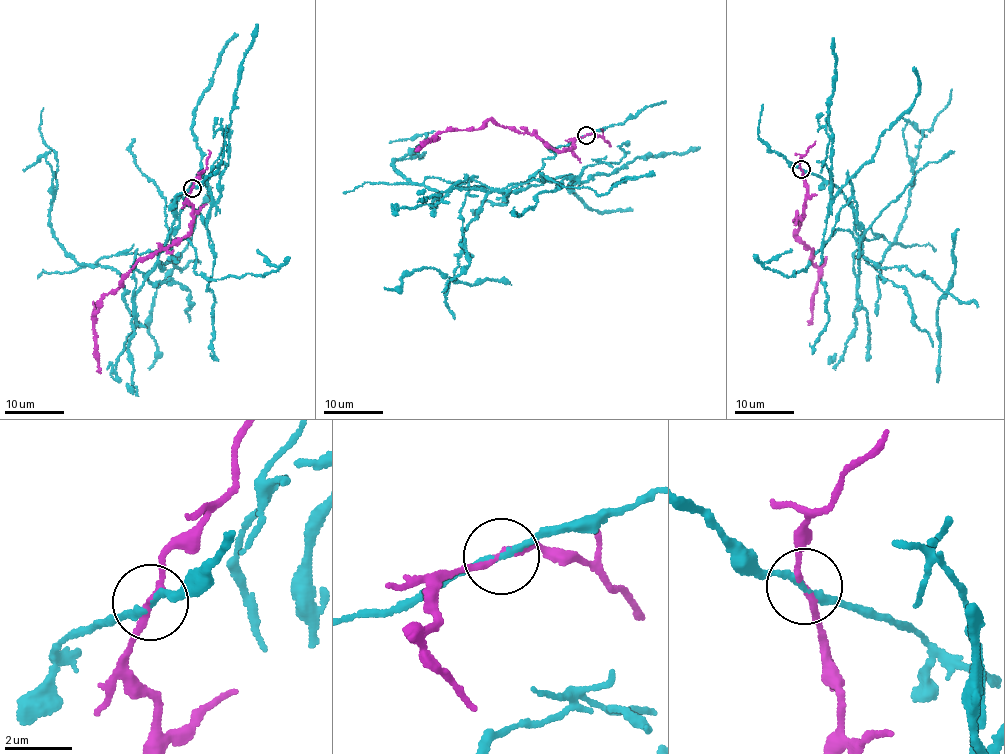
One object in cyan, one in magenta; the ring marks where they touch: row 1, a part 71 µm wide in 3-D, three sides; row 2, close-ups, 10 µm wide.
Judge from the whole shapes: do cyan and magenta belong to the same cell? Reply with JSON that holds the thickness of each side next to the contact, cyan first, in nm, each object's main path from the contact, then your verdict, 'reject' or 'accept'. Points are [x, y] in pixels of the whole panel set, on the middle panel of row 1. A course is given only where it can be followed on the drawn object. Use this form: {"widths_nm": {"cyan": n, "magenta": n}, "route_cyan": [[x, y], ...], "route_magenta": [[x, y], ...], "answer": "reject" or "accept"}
{"widths_nm": {"cyan": 180, "magenta": 160}, "route_cyan": [[586, 135], [560, 146], [528, 181], [556, 188], [572, 176], [582, 182], [609, 175], [649, 153], [700, 148]], "route_magenta": [[586, 135], [573, 141], [575, 147], [562, 152], [537, 137], [489, 120], [478, 129], [453, 128], [419, 149]], "answer": "reject"}

